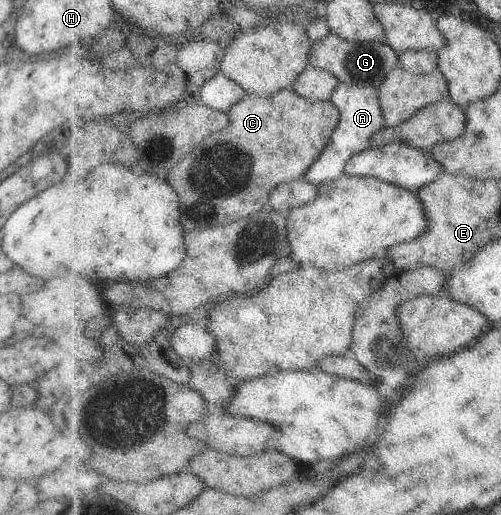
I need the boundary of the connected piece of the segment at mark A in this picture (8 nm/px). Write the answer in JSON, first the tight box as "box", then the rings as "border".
{"box":[306,83,387,184],"border":[[[341,83],[332,102],[341,110],[341,122],[335,136],[323,156],[311,168],[306,178],[314,184],[321,184],[337,180],[345,174],[349,162],[354,157],[372,148],[372,140],[387,125],[384,107],[381,103],[381,90],[377,86],[351,86]]]}

